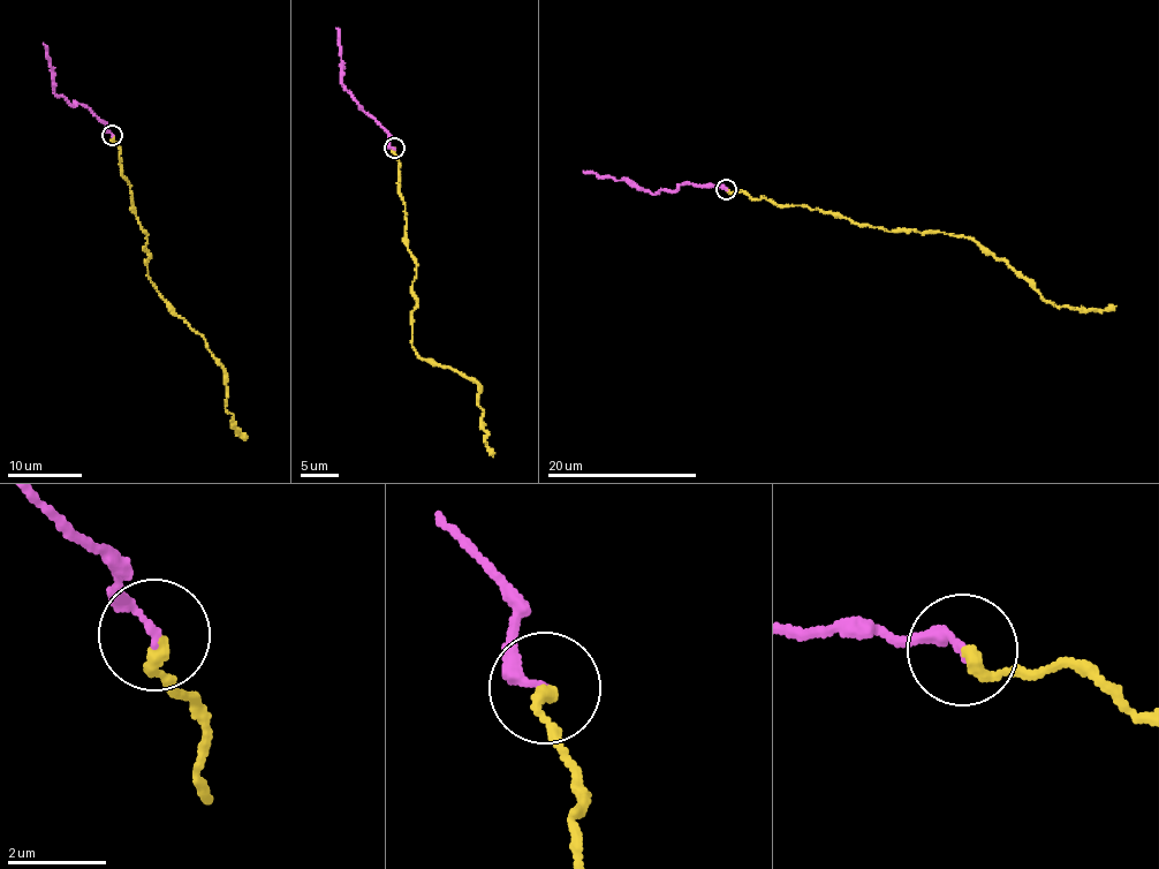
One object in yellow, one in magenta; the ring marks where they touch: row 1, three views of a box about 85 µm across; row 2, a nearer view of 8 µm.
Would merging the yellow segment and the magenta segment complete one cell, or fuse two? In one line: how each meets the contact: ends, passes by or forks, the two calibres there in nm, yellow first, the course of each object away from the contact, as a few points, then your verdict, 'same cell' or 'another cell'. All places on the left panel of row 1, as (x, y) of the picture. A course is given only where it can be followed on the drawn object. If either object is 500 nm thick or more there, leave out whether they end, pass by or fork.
yellow ends there; magenta ends there; 280 nm thick on the yellow side, 170 nm on the other; yellow runs (112, 135), (131, 209), (146, 233), (149, 278), (221, 365), (227, 412), (237, 435), (245, 437); magenta runs (112, 135), (105, 122), (86, 107), (72, 104), (54, 93), (43, 43); same cell

